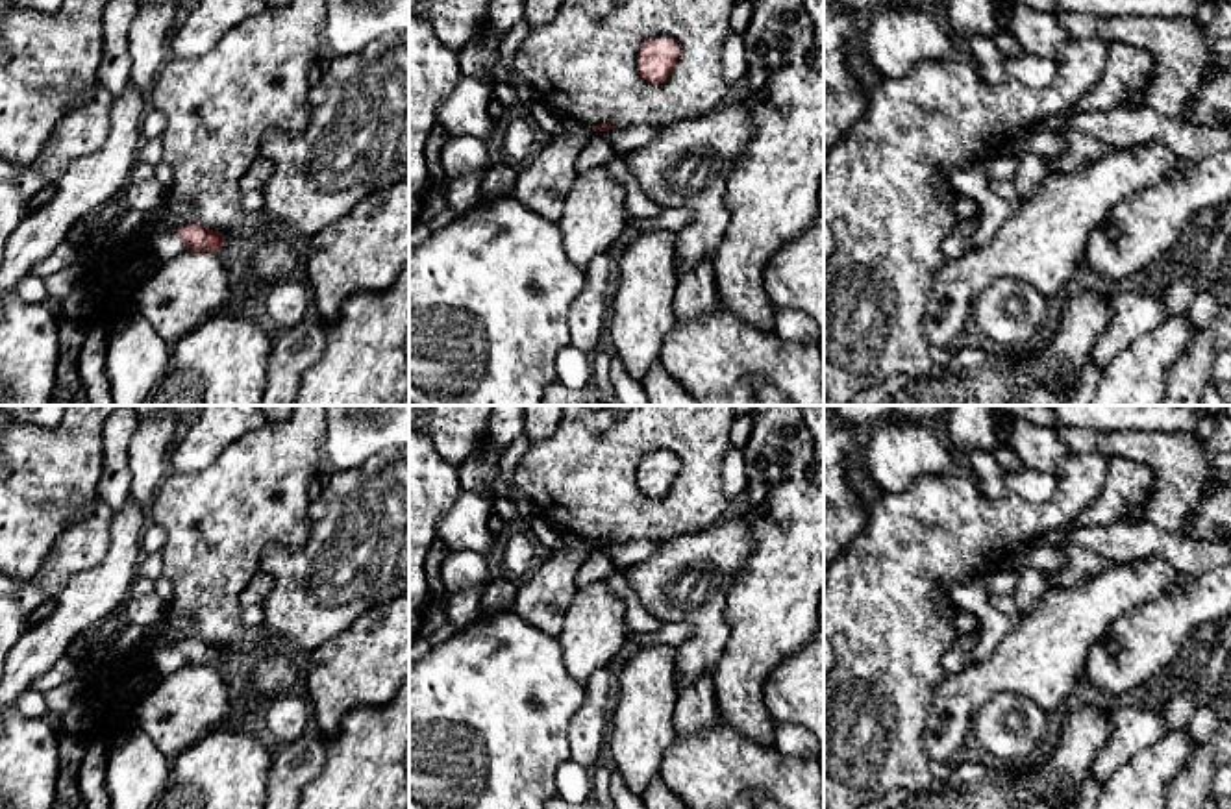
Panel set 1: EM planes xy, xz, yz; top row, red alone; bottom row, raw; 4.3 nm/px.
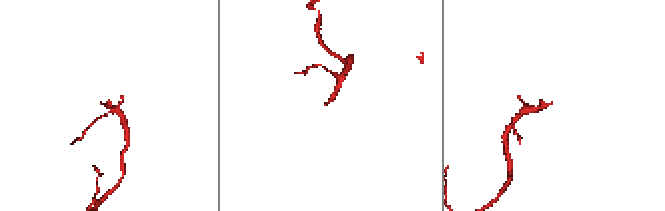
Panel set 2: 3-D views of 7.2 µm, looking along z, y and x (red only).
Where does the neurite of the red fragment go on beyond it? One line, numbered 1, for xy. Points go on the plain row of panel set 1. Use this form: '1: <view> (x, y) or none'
1: xy (165, 659)

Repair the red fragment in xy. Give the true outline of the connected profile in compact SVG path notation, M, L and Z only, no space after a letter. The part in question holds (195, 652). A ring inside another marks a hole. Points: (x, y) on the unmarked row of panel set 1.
M187 639L176 644L144 641L133 648L128 657L150 665L161 676L170 676L185 665L218 668L224 661L224 648L198 639Z

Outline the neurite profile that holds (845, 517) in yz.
M824 405L824 578L864 529L868 515L846 479L846 459L864 431Z

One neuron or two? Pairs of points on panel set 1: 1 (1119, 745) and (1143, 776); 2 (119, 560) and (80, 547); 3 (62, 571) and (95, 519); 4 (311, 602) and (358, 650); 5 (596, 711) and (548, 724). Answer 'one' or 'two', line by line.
1: two
2: two
3: one
4: two
5: two

